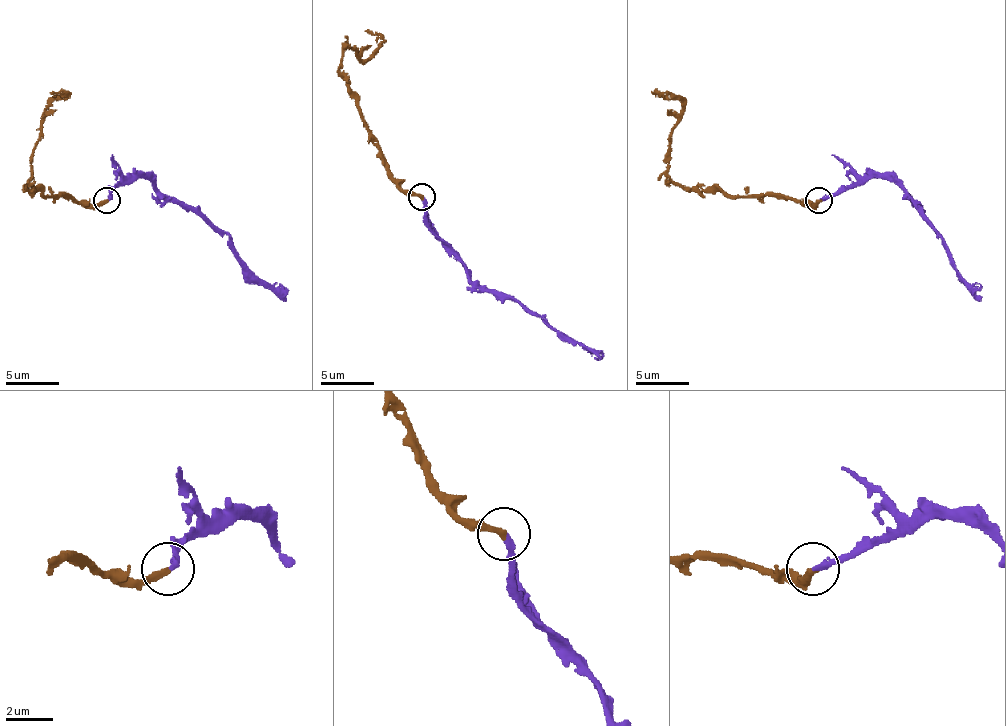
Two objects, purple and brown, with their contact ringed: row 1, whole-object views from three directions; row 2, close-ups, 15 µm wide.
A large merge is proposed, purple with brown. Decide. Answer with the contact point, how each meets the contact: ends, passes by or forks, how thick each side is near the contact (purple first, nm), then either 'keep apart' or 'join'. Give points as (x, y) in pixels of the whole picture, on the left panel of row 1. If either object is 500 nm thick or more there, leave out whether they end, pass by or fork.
place (107, 200); purple ends; brown ends; calibres 240 and 280 nm; join

